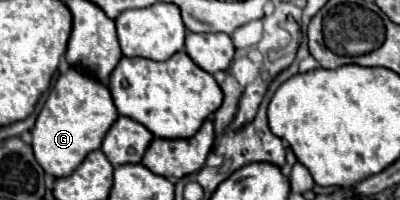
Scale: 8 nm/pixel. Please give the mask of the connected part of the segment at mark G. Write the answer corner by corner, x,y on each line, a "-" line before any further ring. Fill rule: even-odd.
73,67
67,69
67,73
59,75
59,79
55,81
55,87
51,89
31,129
31,147
37,163
43,167
45,173
49,173
55,179
71,175
81,165
85,155
101,147
105,133
117,117
117,107
105,83
95,81

